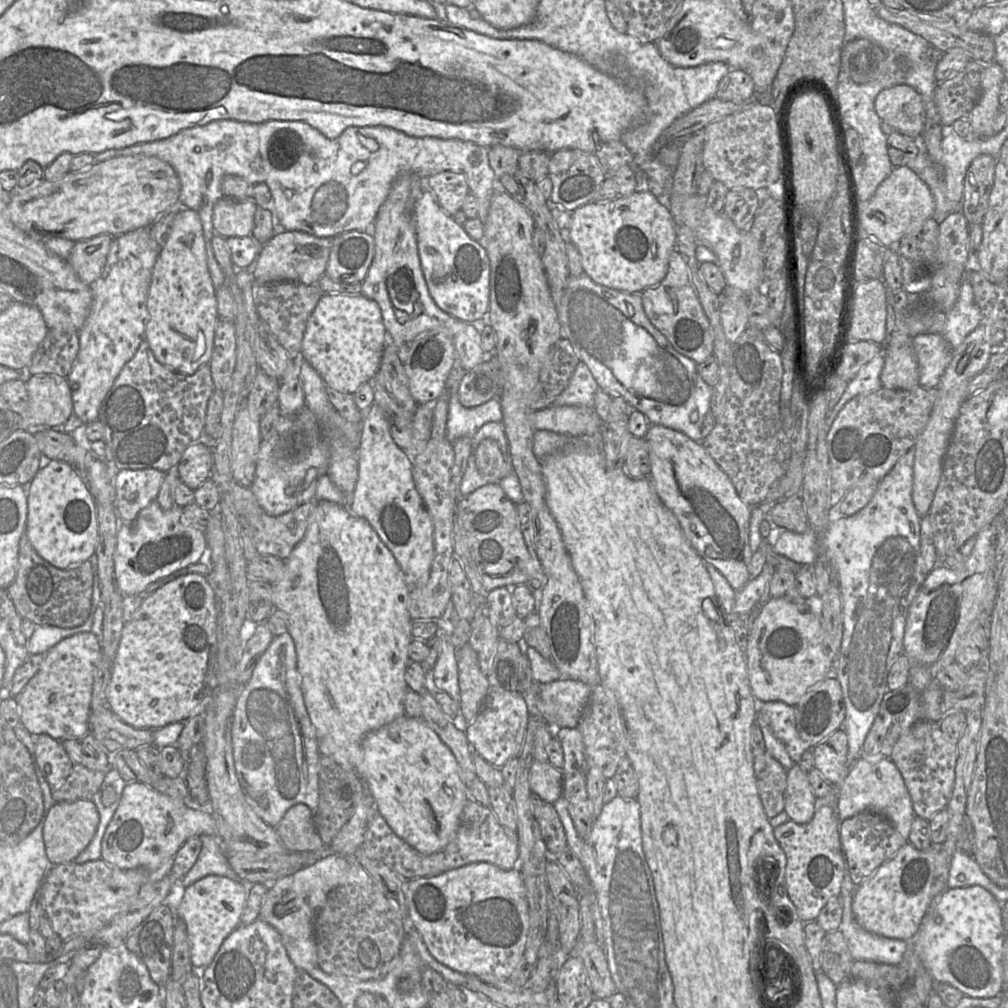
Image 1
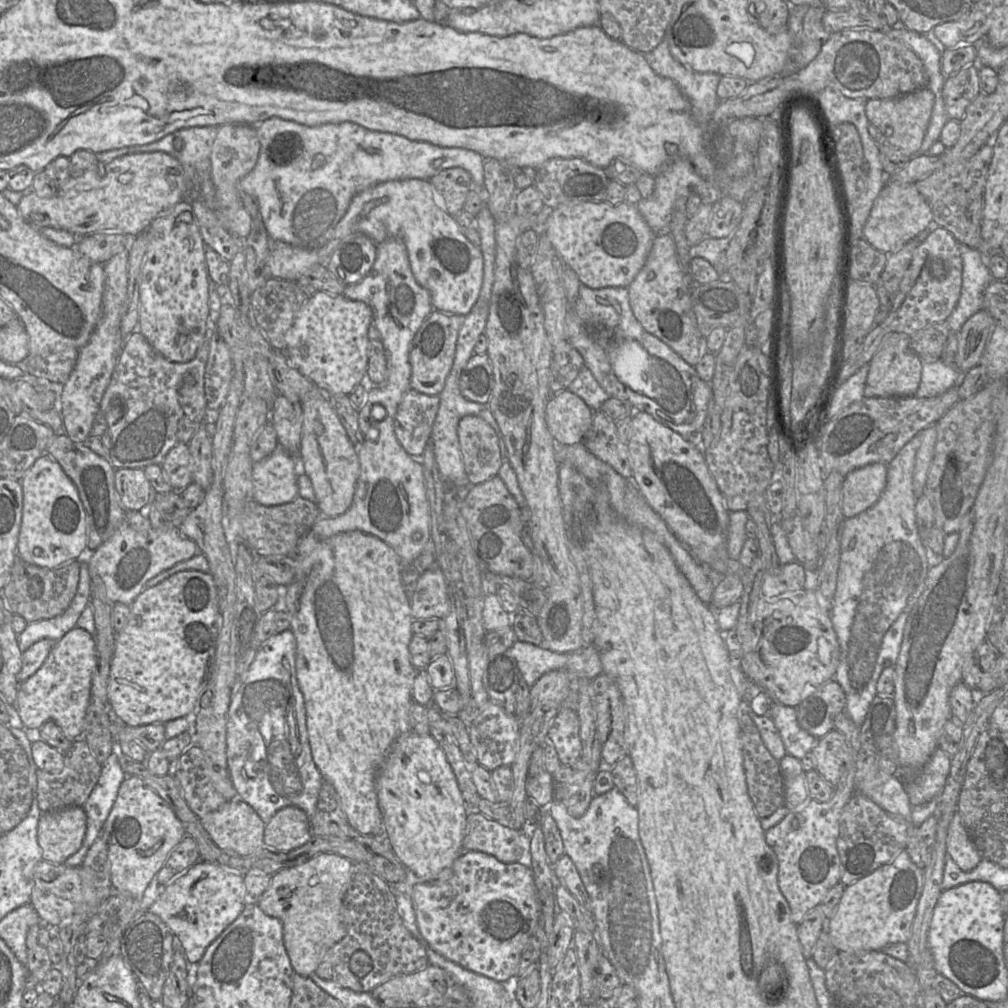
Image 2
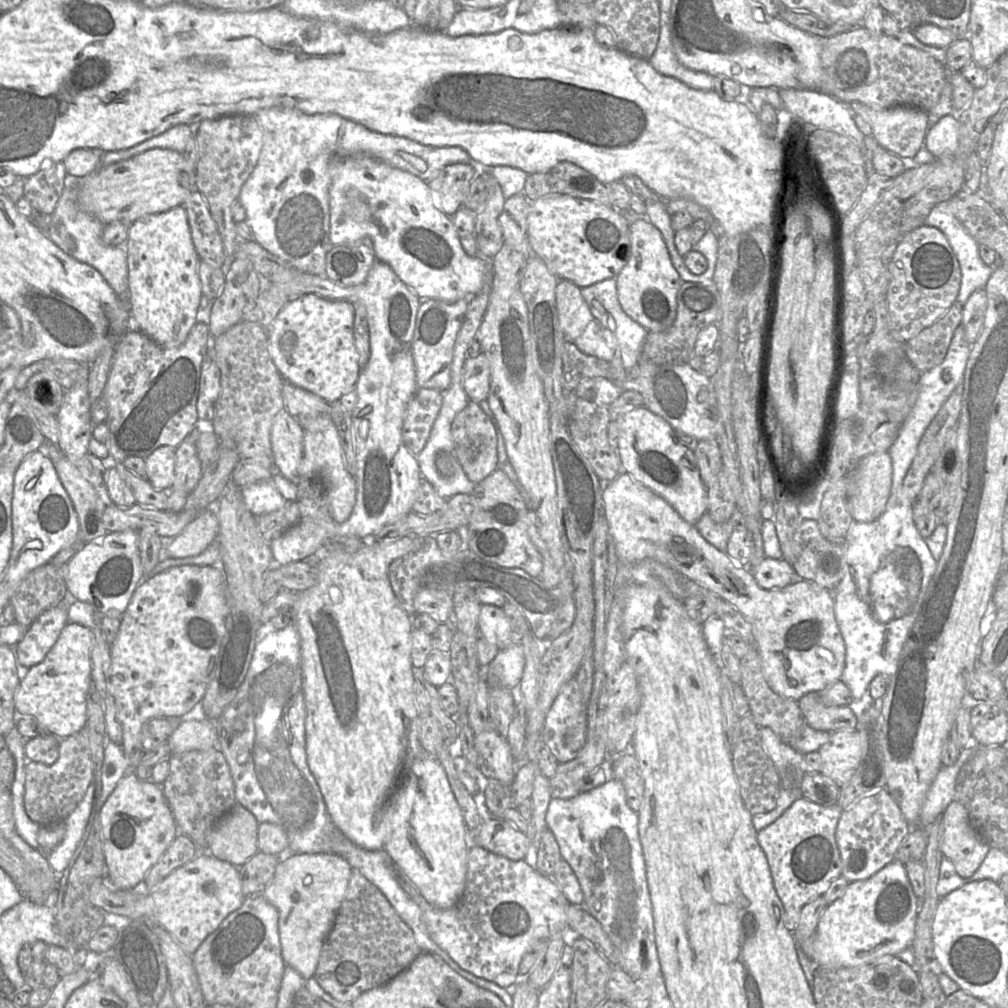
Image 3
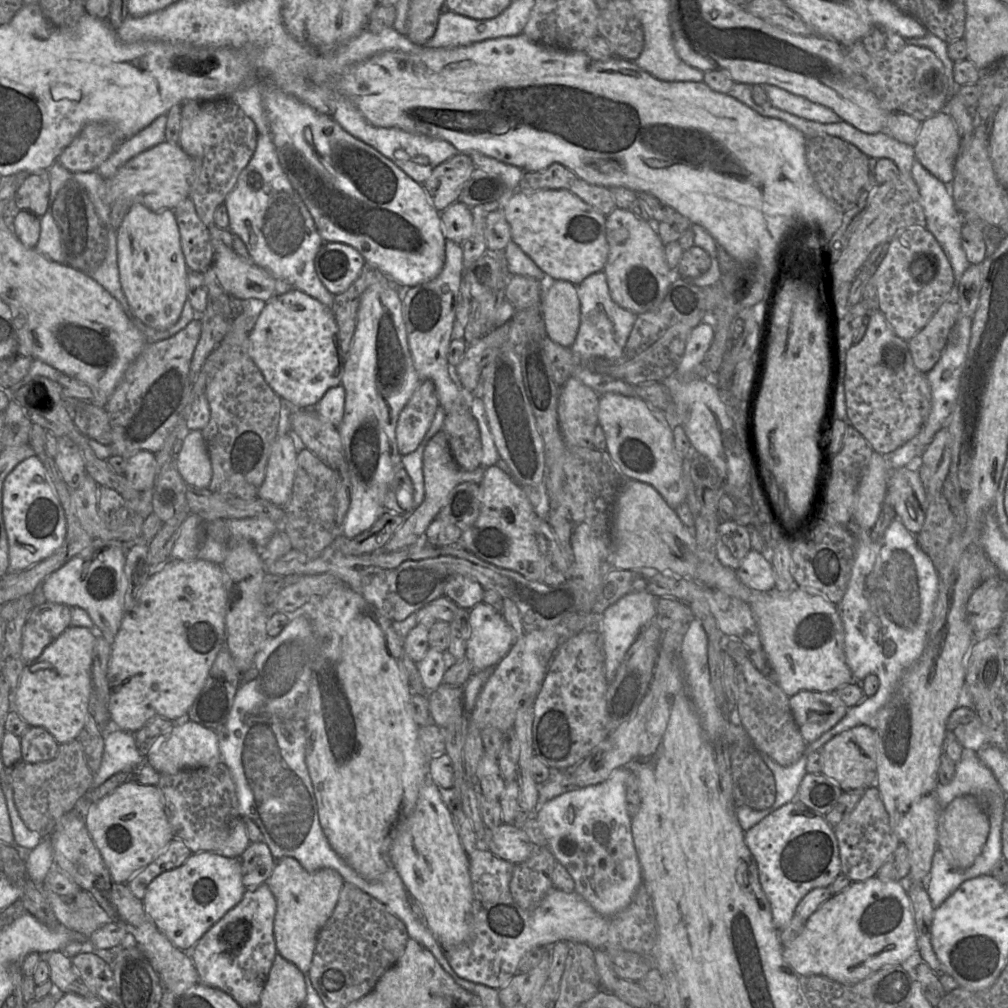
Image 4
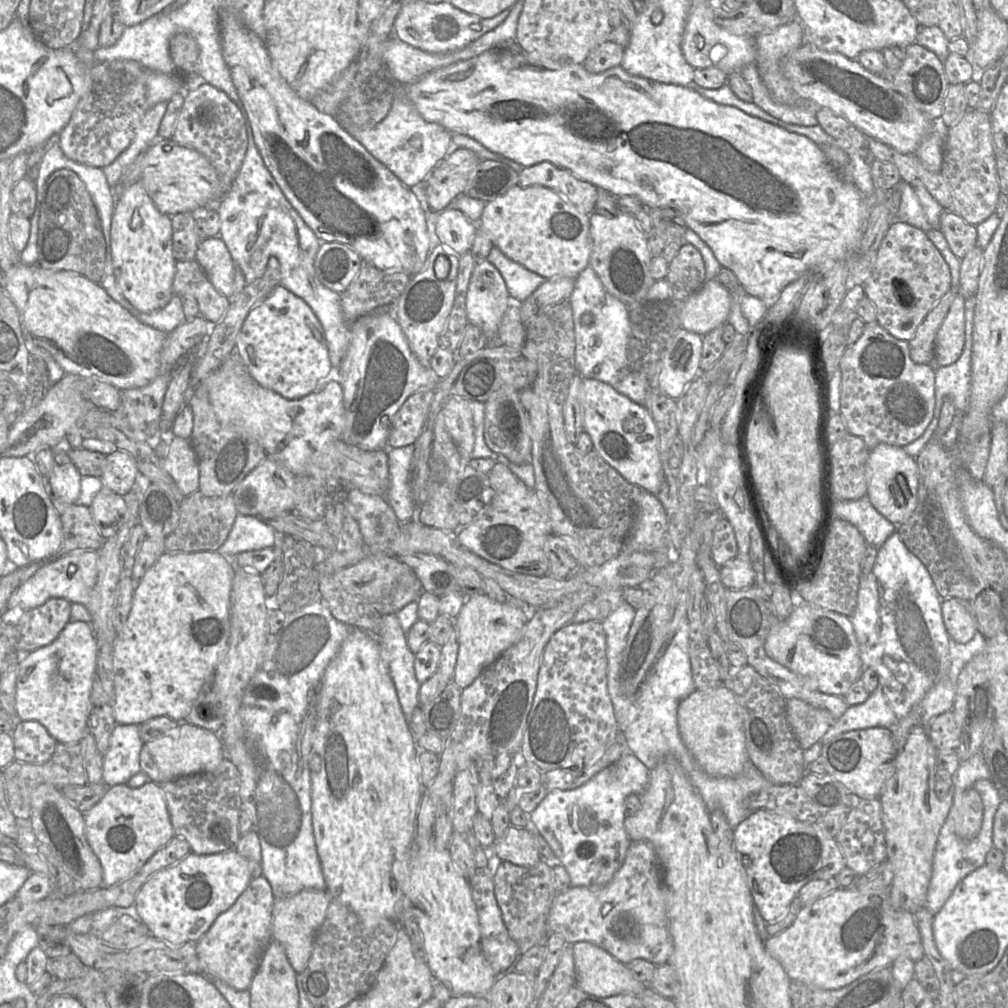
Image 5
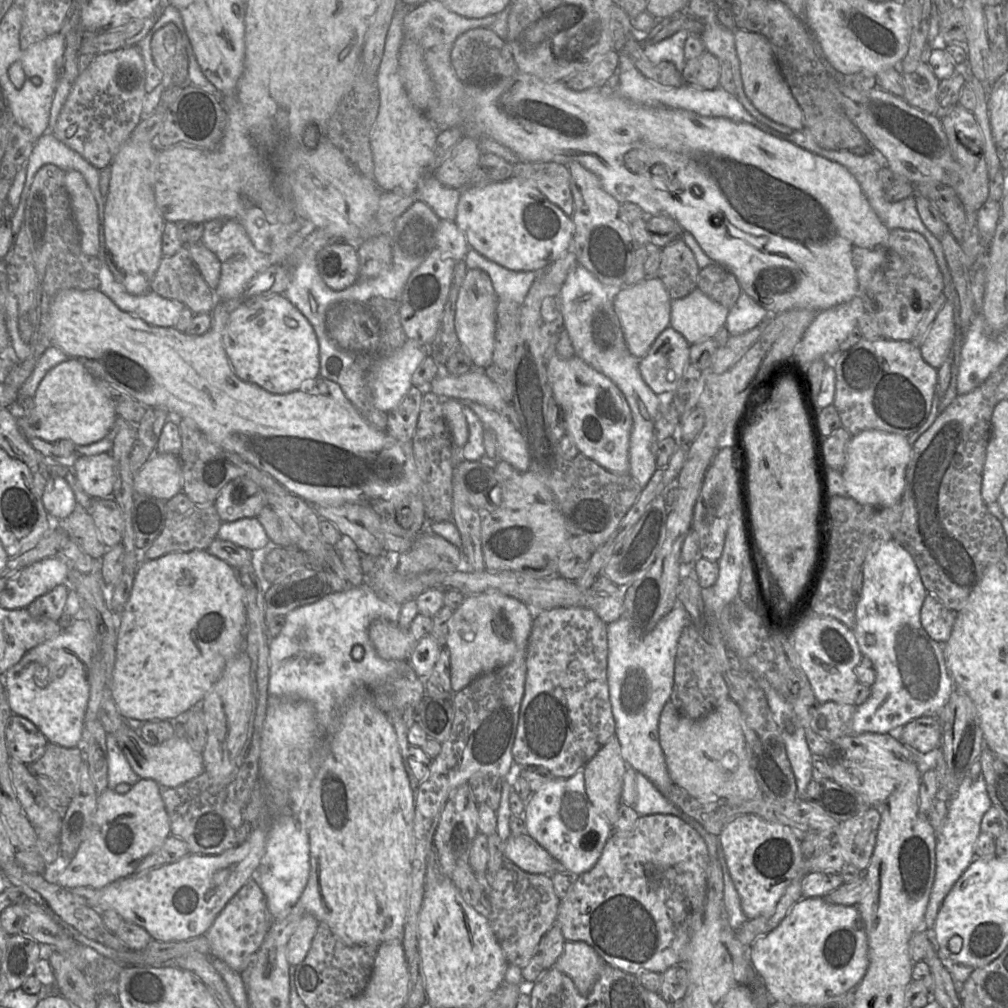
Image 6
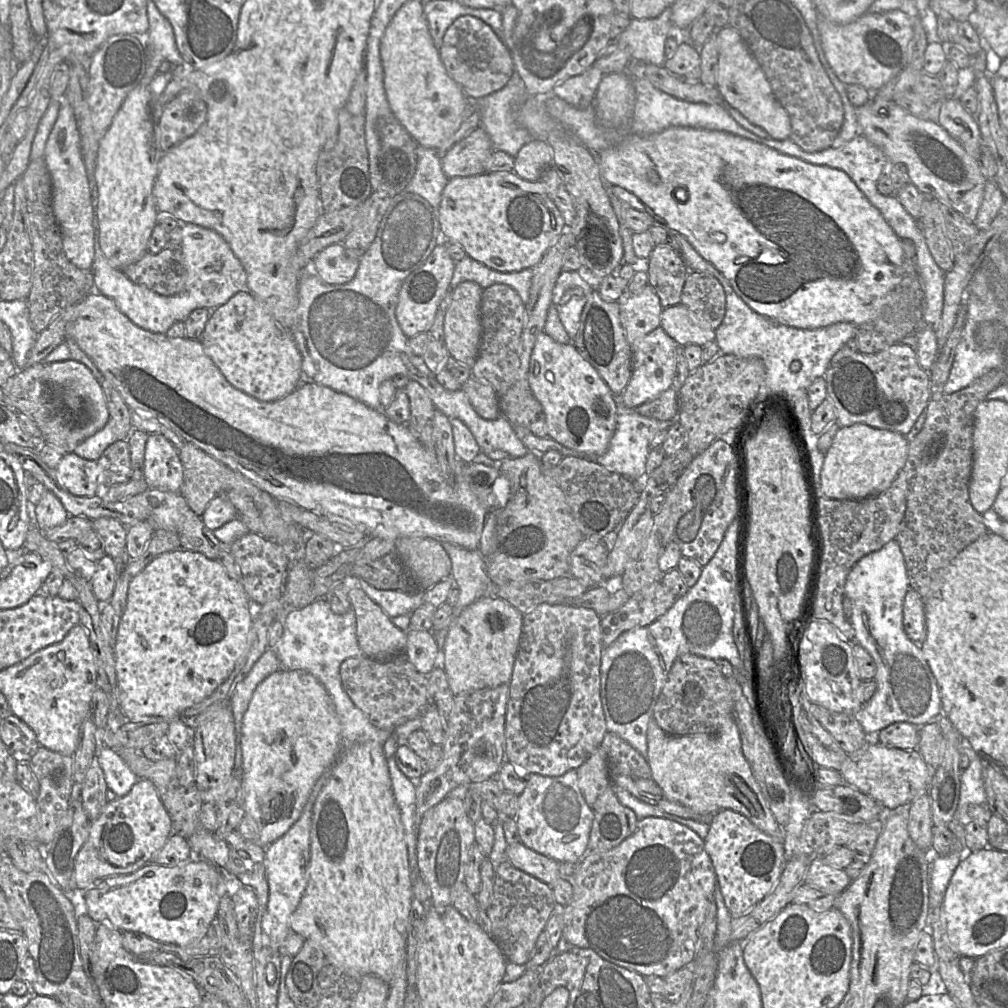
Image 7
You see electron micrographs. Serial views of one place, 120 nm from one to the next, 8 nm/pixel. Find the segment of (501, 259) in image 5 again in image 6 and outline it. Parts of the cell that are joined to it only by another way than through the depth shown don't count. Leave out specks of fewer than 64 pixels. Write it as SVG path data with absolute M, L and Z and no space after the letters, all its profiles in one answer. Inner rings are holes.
M471 248L464 257L464 261L468 269L480 269L489 275L498 298L508 299L520 306L540 273L507 269Z

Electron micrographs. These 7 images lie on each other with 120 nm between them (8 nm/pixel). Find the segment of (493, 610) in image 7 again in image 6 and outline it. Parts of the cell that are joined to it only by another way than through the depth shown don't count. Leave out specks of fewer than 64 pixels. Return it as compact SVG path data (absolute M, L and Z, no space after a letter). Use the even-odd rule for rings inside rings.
M497 590L466 596L449 622L446 648L451 663L451 686L455 693L478 676L510 663L527 648L533 624L531 609L516 598Z

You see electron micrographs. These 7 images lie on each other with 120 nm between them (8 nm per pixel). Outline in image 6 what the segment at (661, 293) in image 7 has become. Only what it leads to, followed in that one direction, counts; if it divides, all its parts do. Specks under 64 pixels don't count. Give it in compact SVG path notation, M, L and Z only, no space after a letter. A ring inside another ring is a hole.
M679 240L662 248L660 255L660 266L655 278L661 280L671 300L684 298L694 291L700 269L686 244Z

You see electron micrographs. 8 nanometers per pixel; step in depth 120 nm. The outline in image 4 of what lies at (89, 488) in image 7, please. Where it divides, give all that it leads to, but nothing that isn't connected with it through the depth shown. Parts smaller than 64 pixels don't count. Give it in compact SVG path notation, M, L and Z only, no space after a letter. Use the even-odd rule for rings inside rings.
M150 451L136 452L127 458L123 475L138 491L153 489L157 475L155 454Z

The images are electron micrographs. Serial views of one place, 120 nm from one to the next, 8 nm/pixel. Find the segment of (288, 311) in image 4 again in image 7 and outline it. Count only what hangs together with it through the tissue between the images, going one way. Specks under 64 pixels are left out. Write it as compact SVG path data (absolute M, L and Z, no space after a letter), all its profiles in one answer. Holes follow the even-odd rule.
M243 290L235 294L230 298L225 304L219 306L211 311L211 315L207 324L205 326L204 332L200 338L201 344L203 346L206 355L213 361L217 366L226 380L238 390L252 396L253 398L262 402L271 402L278 400L282 397L287 396L292 393L299 385L303 382L302 373L302 357L296 346L295 340L290 331L282 328L268 311L268 309L248 290Z

